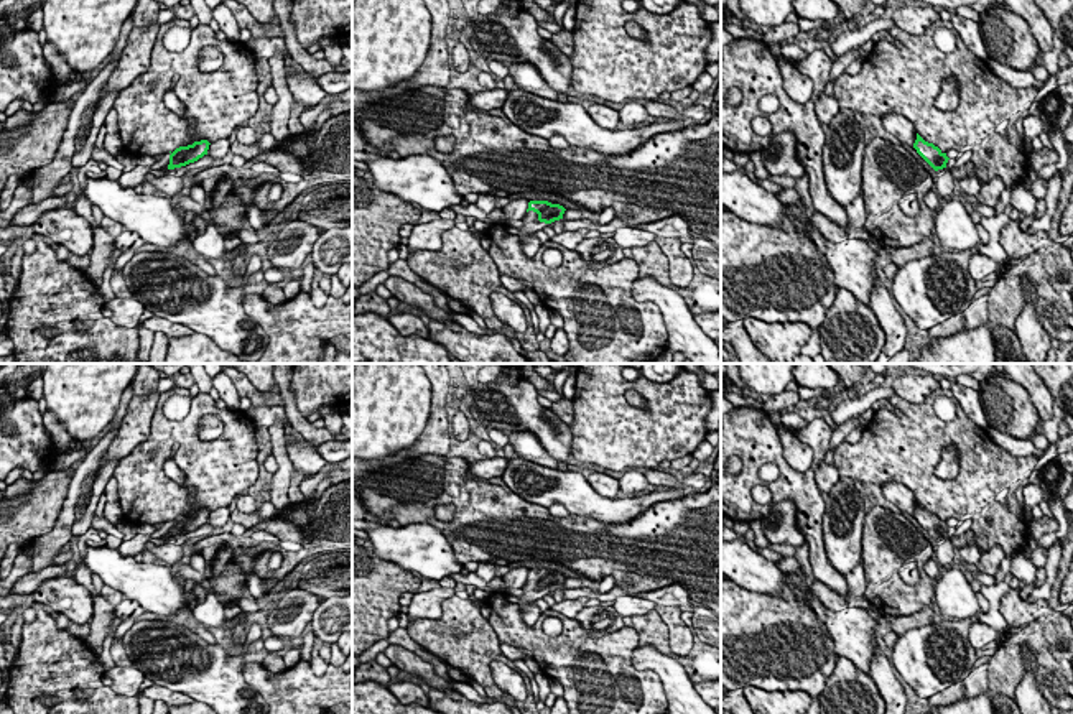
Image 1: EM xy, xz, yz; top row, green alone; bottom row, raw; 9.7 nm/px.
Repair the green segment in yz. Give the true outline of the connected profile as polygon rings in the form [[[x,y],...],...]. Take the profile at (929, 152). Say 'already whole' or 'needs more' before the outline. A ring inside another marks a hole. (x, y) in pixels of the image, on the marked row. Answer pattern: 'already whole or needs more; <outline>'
needs more; [[[917,133],[917,140],[913,143],[913,148],[917,150],[917,153],[935,169],[943,169],[946,168],[955,181],[961,181],[964,178],[974,176],[979,179],[981,184],[986,184],[978,174],[976,174],[976,163],[973,160],[969,160],[966,165],[963,165],[961,168],[956,168],[955,158],[948,158],[946,153],[943,153],[938,146],[935,146],[933,143],[925,141],[918,133]]]

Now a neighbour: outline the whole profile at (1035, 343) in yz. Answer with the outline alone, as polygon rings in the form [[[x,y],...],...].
[[[1024,280],[1022,291],[1025,296],[1025,304],[1015,321],[1015,332],[1027,362],[1045,364],[1047,354],[1052,349],[1052,337],[1037,318],[1037,293],[1029,280]]]

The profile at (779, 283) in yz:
[[[721,209],[721,318],[764,322],[805,322],[811,329],[823,324],[836,294],[834,273],[806,230],[785,232],[750,224],[729,209]]]

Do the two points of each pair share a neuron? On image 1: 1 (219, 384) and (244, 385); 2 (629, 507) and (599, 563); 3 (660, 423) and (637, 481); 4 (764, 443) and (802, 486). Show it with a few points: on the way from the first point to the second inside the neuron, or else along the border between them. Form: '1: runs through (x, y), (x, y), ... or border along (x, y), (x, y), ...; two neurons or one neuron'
1: border along (231, 380), (241, 397); two neurons
2: border along (655, 505), (629, 522), (603, 523), (583, 517); two neurons
3: border along (632, 468), (624, 472); two neurons
4: runs through (772, 453), (792, 476); one neuron

